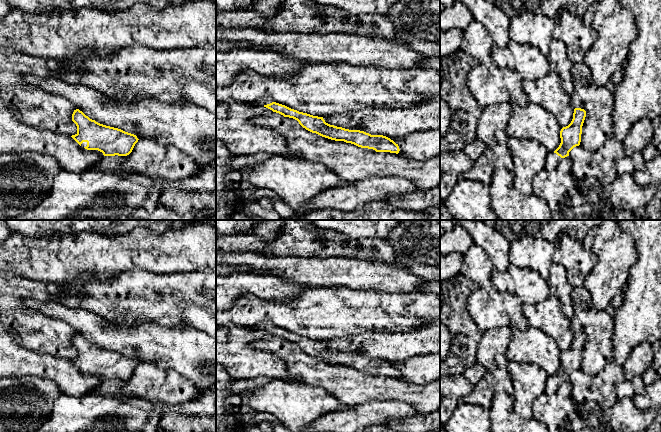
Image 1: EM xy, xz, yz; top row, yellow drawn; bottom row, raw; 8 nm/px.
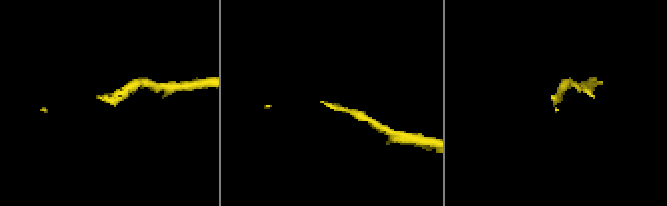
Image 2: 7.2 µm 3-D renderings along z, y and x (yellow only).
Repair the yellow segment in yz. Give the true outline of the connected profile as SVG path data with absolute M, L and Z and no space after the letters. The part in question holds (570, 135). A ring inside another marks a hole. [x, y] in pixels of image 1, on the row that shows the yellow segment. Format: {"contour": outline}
{"contour": "M575 108L571 123L560 131L561 143L554 152L549 152L545 161L545 169L554 170L559 162L569 156L569 152L580 145L582 126L586 117L586 111Z"}

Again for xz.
{"contour": "M260 97L252 105L264 106L273 112L283 115L284 117L293 118L306 130L331 140L344 141L361 148L373 149L376 152L390 152L398 154L400 151L398 144L386 136L371 135L360 130L349 130L330 125L325 122L323 117L299 112L285 105L276 103L271 98Z"}

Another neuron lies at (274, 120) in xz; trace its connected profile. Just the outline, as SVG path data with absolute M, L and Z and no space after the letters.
M276 112L254 117L250 122L276 130L283 136L289 152L299 155L305 160L321 163L347 182L370 176L399 176L410 180L420 191L426 191L440 185L440 155L420 161L396 153L376 152L373 149L361 148L344 141L322 137L303 128L297 120L284 117Z

